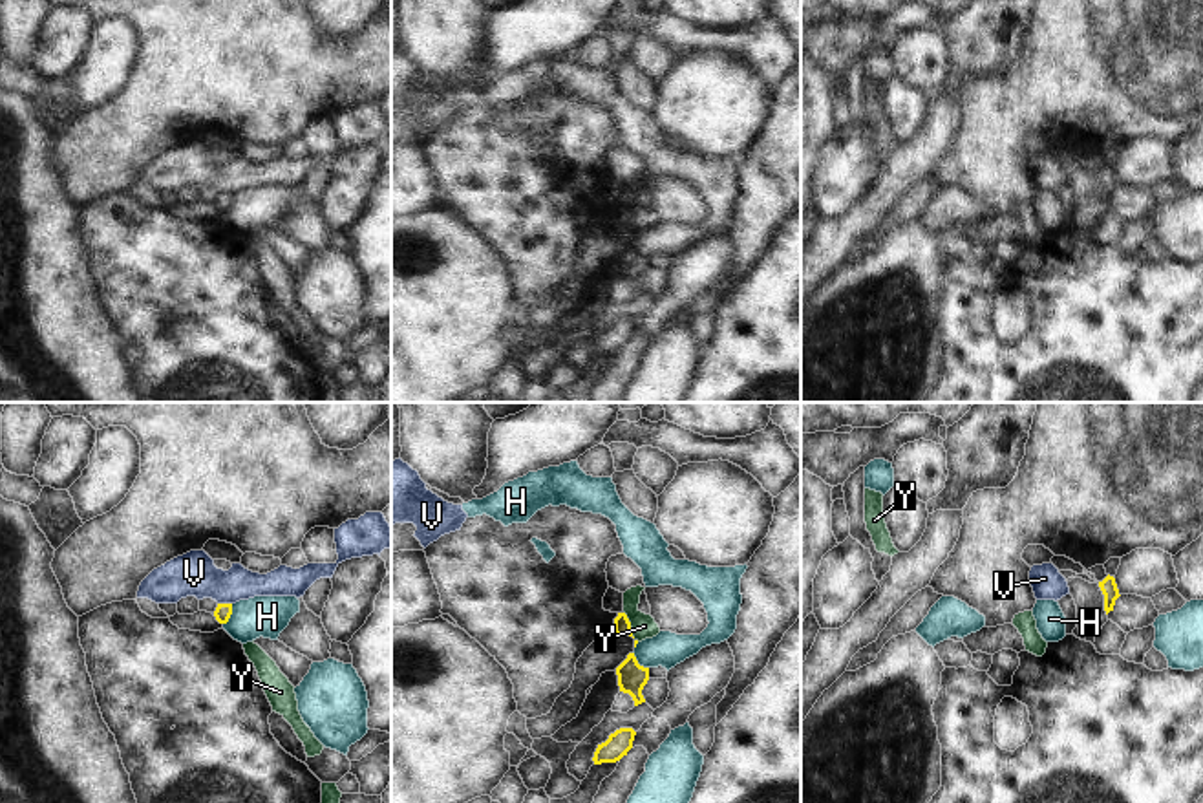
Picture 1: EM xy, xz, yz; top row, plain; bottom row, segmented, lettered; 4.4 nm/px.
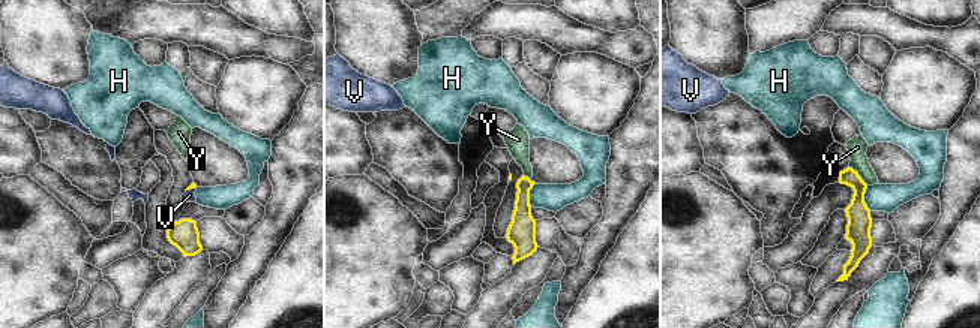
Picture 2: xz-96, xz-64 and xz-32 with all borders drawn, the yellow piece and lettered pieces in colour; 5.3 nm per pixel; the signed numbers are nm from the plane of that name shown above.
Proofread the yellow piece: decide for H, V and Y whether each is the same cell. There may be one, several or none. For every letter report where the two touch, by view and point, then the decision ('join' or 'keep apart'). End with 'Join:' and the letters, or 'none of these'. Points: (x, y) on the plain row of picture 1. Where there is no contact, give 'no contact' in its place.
H: xy (231, 203) | keep apart
V: xy (225, 194) | keep apart
Y: xz (629, 216) | keep apart
Join: none of these

